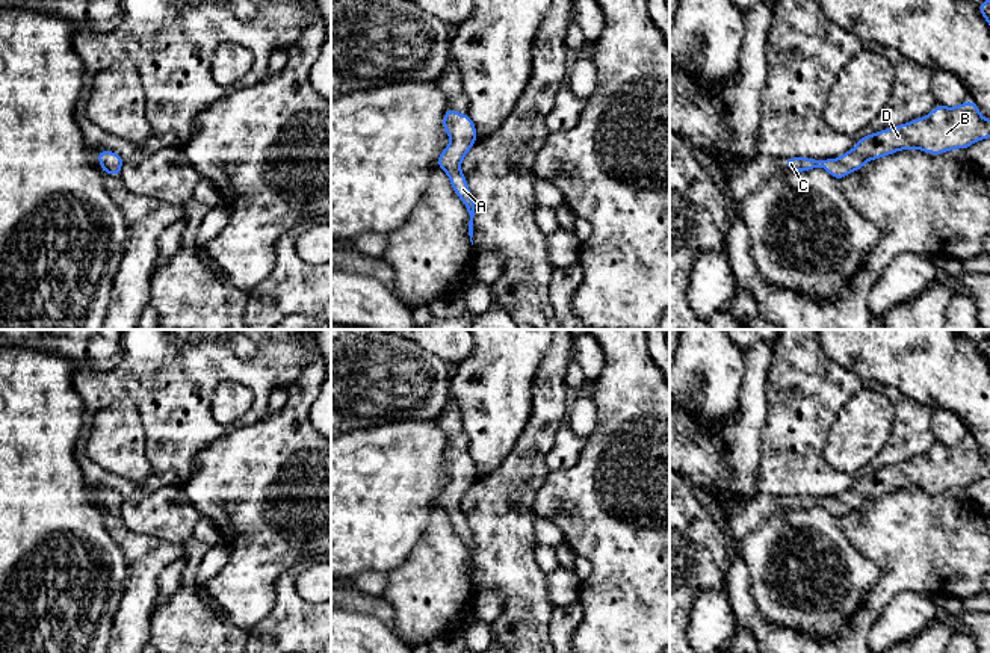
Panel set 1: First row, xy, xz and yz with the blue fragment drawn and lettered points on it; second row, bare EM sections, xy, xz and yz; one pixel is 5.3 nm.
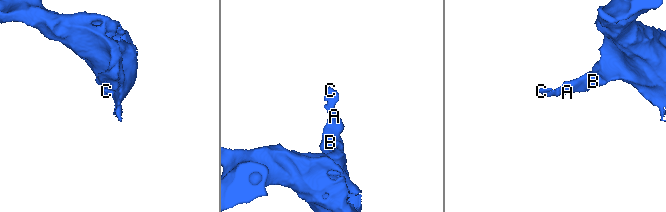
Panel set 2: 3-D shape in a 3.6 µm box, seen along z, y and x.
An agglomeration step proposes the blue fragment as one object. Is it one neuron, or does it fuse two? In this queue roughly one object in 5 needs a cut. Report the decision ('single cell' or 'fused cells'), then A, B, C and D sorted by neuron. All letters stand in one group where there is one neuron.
single cell; A B C D

